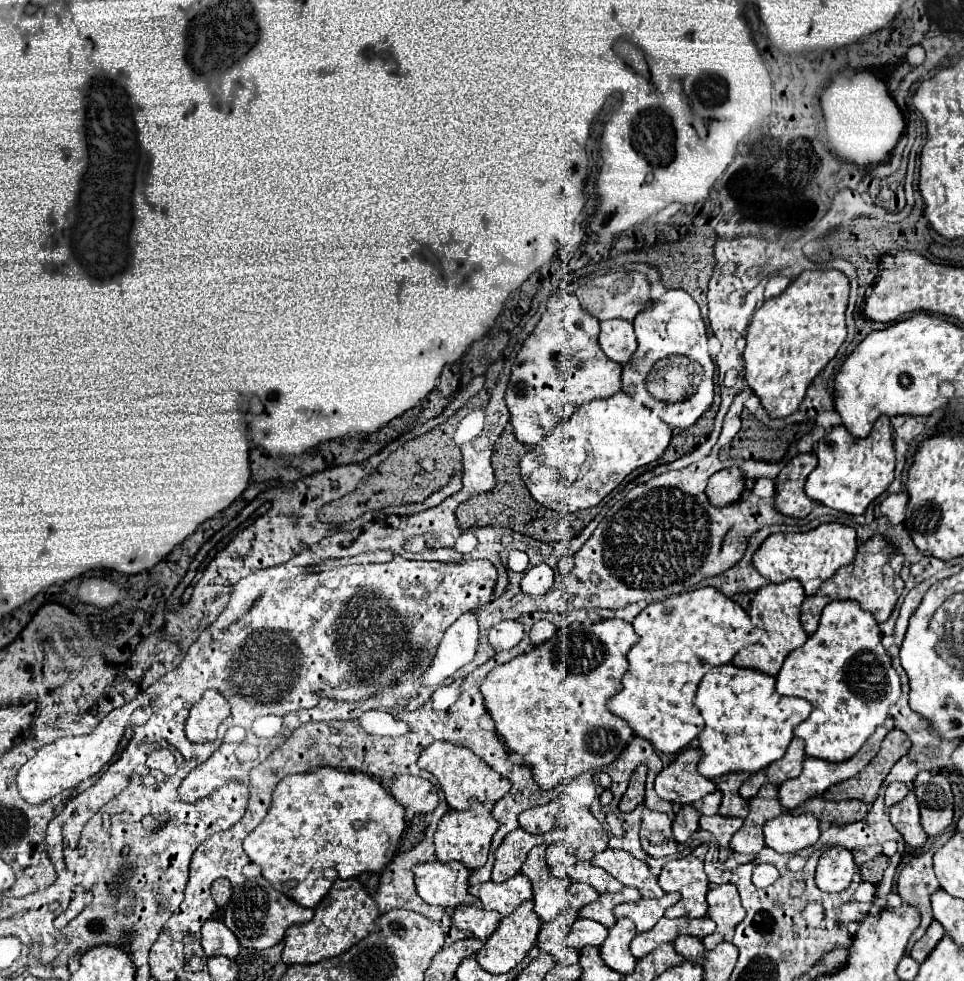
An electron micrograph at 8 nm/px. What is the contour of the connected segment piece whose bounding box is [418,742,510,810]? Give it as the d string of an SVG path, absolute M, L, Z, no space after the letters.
M434 742L428 748L424 748L420 758L418 758L418 766L436 776L436 780L440 782L442 792L448 800L448 806L454 810L466 810L470 806L472 798L476 798L480 802L492 802L494 804L510 790L508 778L494 772L472 750L468 750L464 746L450 744L450 742Z

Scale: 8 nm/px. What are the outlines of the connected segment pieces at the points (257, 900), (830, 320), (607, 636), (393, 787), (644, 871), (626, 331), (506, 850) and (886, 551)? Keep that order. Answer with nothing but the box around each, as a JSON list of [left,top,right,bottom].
[[224,876,314,948],[746,270,850,418],[480,618,638,790],[390,776,438,814],[592,848,664,898],[598,320,636,364],[492,828,558,882],[800,534,904,634]]

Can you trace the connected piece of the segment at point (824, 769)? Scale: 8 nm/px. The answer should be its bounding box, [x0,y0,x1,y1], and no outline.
[778,726,888,810]

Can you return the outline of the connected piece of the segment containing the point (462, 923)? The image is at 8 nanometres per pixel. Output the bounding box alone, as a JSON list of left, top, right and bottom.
[452,906,502,940]

